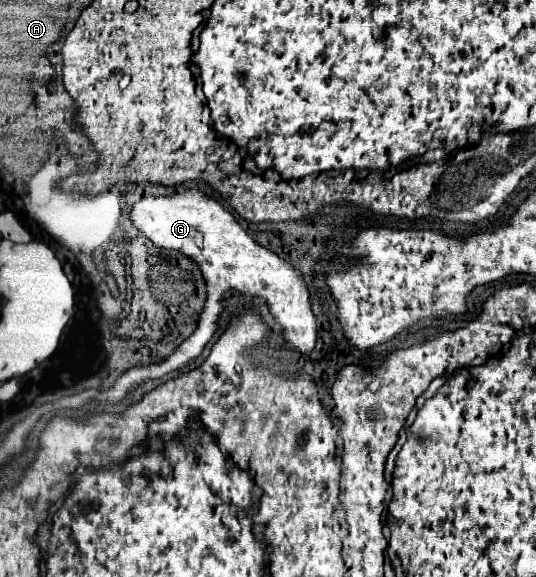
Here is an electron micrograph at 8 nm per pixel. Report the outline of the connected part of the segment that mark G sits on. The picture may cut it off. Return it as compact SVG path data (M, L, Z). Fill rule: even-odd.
M197 188L175 194L175 196L149 196L141 198L129 212L129 218L133 226L149 238L155 246L163 250L175 250L185 254L189 260L197 264L205 278L207 286L207 300L203 306L203 312L197 318L195 330L173 350L171 356L155 362L155 364L139 364L123 372L115 380L111 388L89 388L83 390L75 396L65 396L59 400L61 406L69 408L79 408L83 406L89 398L97 400L107 400L107 402L119 402L129 390L137 388L139 382L151 380L151 378L161 378L167 372L179 370L185 364L193 362L197 356L201 356L205 344L211 340L217 328L217 320L223 314L221 300L227 290L237 290L241 294L253 294L259 298L267 300L267 306L271 314L277 318L285 332L285 342L293 346L299 352L309 352L315 346L315 316L311 310L311 300L309 300L309 290L303 280L303 274L293 268L289 262L281 260L277 254L269 252L267 248L259 246L233 218L231 212L227 212L217 200L203 196Z

